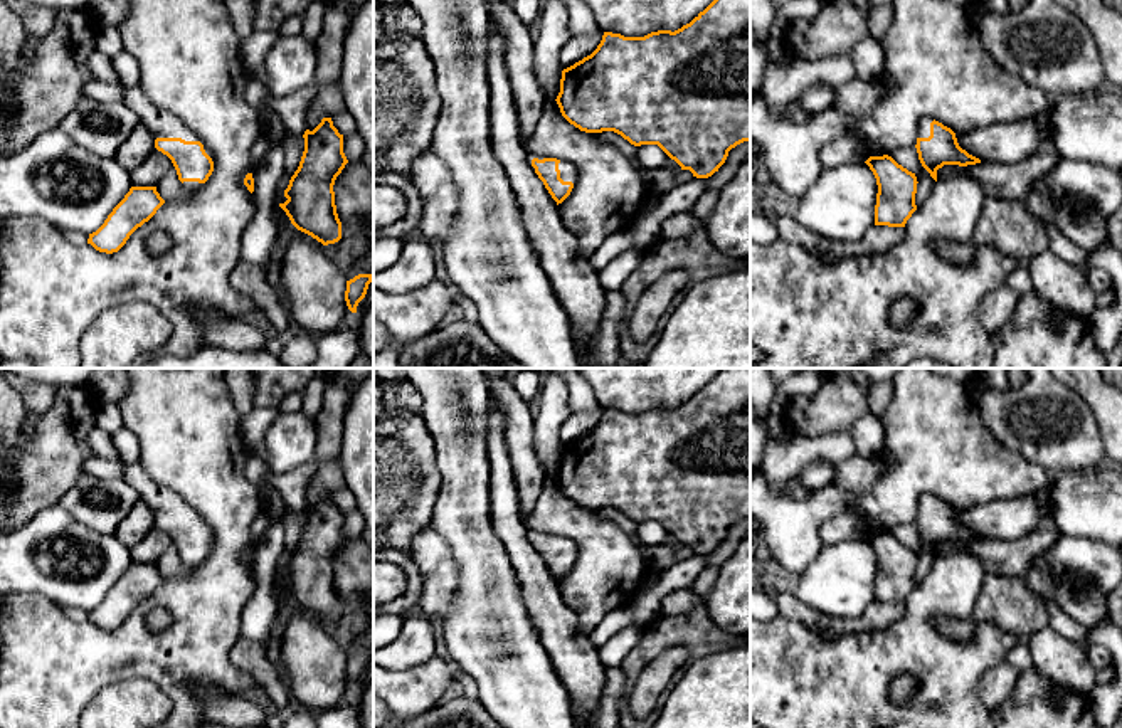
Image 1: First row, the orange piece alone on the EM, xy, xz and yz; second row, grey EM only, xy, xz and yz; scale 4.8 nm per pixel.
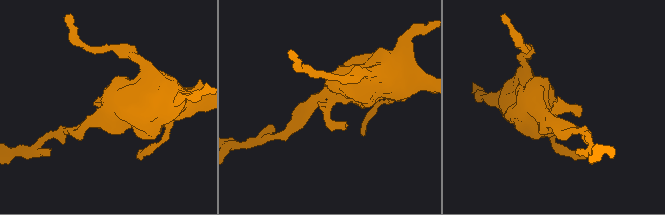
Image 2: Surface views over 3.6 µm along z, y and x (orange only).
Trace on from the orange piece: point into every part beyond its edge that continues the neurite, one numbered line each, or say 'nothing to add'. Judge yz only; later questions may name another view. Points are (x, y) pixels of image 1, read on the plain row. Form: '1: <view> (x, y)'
1: yz (924, 506)

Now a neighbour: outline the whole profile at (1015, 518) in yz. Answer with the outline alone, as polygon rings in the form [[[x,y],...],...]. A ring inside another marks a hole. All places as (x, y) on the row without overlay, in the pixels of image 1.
[[[1048,488],[1014,499],[998,499],[955,511],[957,520],[981,538],[1018,540],[1031,533],[1048,516]]]

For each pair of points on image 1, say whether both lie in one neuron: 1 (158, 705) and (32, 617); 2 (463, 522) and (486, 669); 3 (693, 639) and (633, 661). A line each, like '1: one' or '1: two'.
1: two
2: one
3: one

